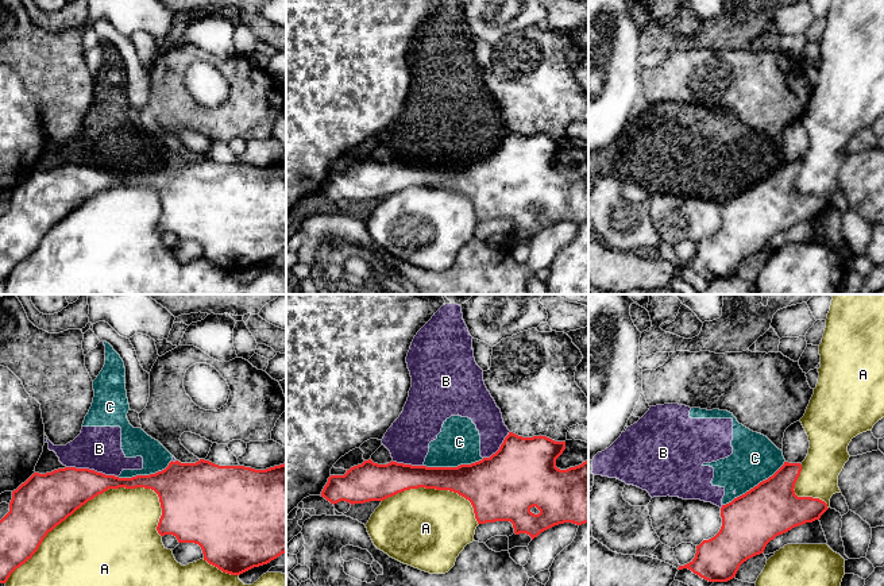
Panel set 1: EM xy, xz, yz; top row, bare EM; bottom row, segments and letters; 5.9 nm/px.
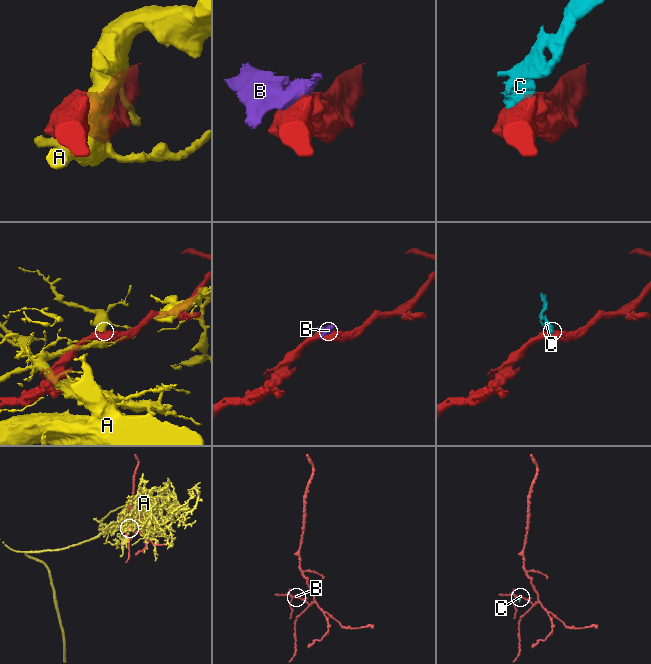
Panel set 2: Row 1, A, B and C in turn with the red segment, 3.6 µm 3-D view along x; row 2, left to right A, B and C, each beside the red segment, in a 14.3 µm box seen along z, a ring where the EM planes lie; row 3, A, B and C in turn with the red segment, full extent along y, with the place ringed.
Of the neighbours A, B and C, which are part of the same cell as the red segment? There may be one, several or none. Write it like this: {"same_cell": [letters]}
{"same_cell": []}

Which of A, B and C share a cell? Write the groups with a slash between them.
A / B C

